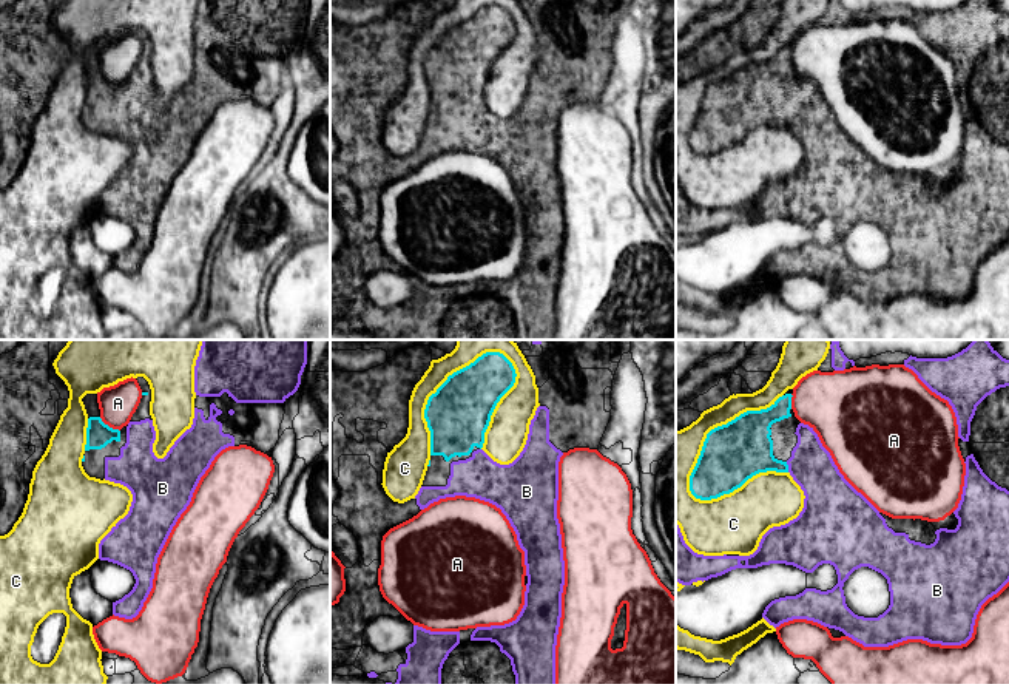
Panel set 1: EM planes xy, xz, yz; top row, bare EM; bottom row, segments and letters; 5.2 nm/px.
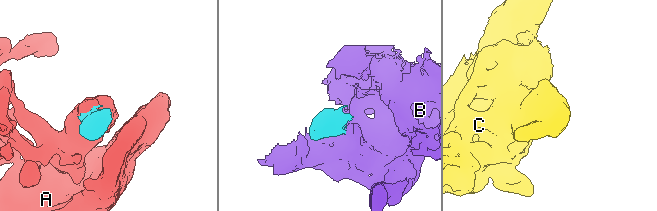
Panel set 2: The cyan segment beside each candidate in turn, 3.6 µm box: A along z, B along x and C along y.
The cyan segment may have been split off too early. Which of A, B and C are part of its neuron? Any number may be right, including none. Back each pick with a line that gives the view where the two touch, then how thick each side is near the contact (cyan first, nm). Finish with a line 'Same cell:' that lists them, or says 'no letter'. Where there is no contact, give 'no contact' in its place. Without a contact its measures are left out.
B: yz | 300/240 nm
Same cell: B

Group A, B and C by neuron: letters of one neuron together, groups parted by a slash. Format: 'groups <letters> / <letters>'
groups A / B / C

